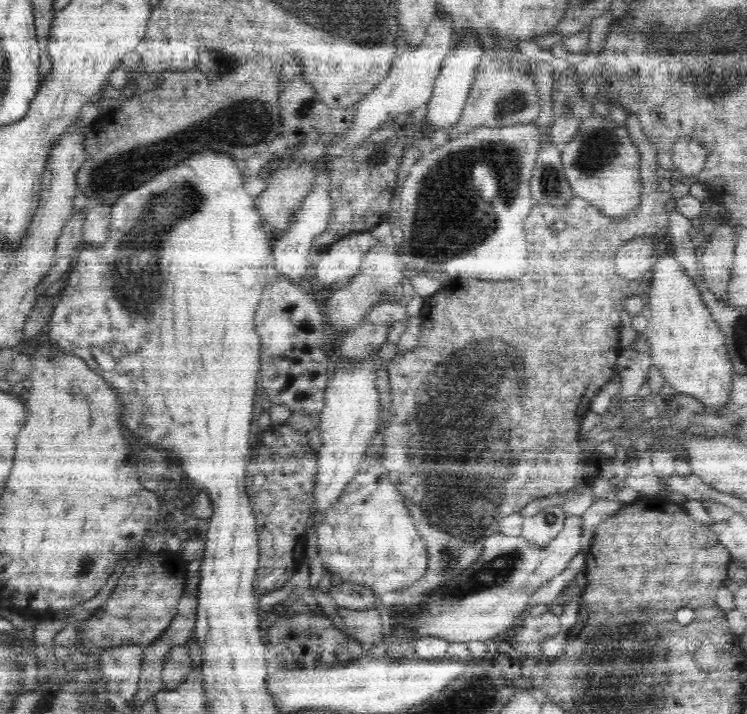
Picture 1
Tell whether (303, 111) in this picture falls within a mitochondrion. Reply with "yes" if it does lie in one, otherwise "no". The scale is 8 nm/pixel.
yes

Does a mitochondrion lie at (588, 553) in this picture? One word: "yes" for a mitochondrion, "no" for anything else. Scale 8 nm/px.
no

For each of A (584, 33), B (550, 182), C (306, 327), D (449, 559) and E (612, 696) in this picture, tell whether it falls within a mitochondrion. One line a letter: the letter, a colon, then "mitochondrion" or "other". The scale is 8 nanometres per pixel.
A: other
B: mitochondrion
C: other
D: mitochondrion
E: mitochondrion

